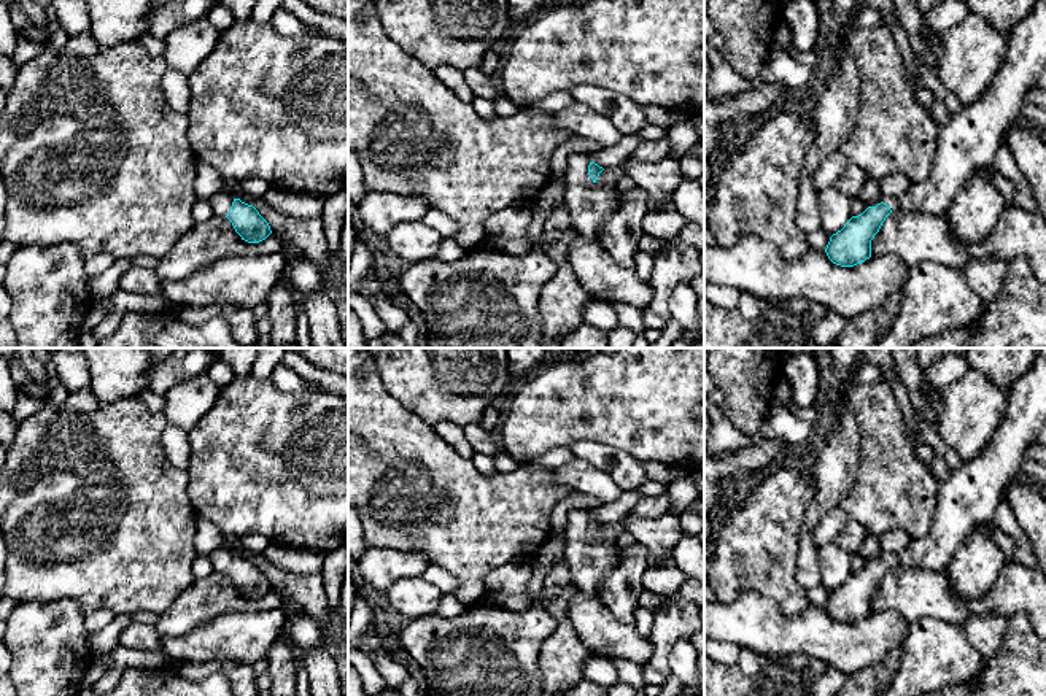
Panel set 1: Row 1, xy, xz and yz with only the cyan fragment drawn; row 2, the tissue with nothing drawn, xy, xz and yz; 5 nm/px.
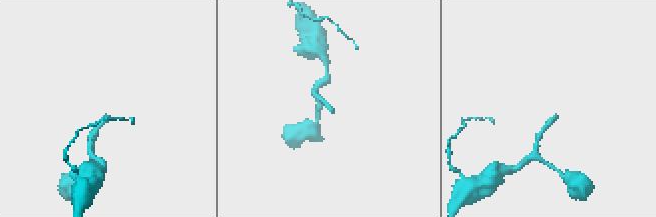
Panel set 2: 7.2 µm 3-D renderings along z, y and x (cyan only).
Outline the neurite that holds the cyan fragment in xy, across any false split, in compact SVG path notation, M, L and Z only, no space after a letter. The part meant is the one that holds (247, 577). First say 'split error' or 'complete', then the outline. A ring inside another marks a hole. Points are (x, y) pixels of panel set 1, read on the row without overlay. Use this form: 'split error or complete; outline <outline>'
split error; outline M226 547L215 550L207 559L210 570L227 574L242 596L248 599L259 599L272 590L269 578L253 561Z

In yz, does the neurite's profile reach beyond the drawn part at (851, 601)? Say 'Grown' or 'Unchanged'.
Grown

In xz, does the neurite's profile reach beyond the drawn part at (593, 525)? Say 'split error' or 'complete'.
split error

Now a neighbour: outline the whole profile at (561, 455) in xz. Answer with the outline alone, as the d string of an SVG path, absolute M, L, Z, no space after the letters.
M556 447L526 464L537 464L542 467L553 467L555 469L555 467L568 464L574 459L575 459L575 456L572 454L569 447Z

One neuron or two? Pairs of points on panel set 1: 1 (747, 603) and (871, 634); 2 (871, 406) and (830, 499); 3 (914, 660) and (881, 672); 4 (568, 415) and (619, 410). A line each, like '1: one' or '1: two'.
1: one
2: two
3: two
4: one

